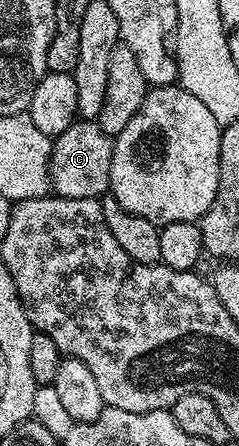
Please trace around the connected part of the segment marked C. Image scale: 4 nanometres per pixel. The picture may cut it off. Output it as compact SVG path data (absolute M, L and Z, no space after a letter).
M76 119L52 145L50 184L55 195L95 200L109 191L113 137L100 129L96 120Z

